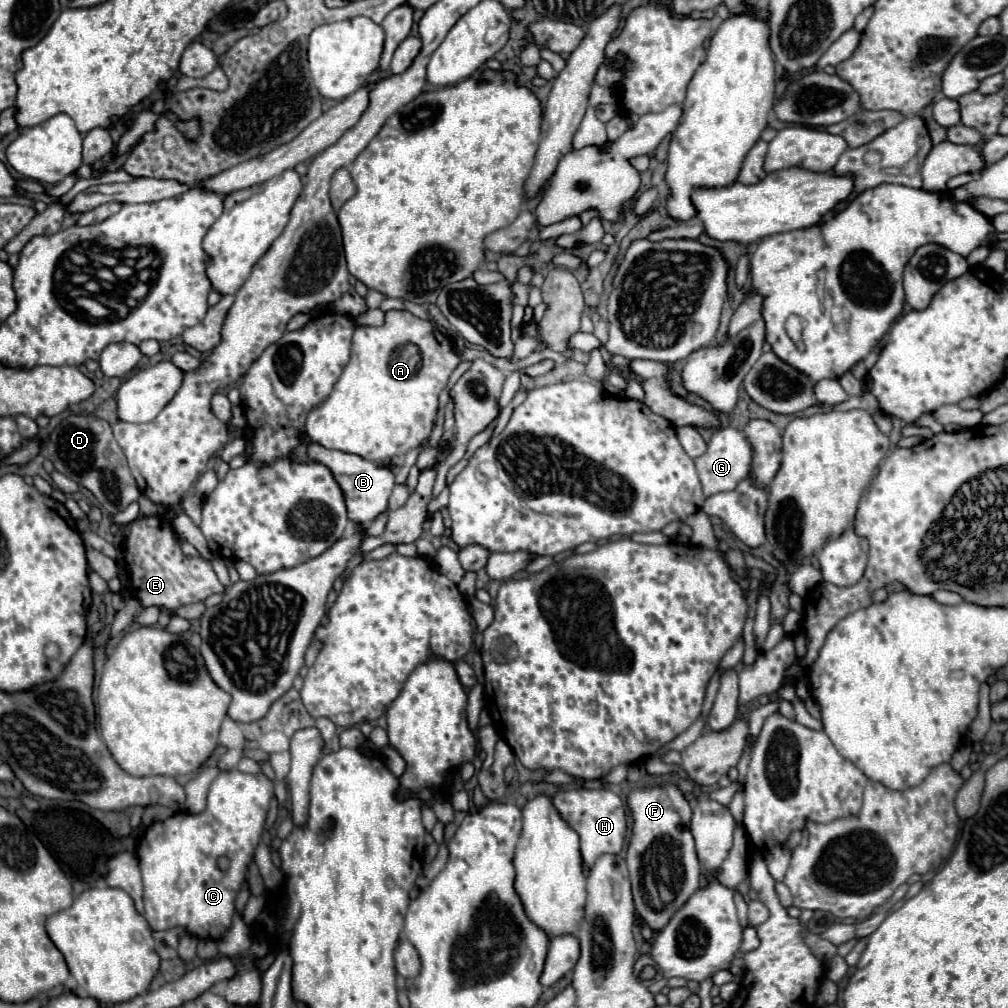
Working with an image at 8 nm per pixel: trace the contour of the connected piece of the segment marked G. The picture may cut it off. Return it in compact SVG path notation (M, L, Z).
M733 426L715 430L707 452L703 456L695 458L695 468L697 468L705 496L733 490L743 478L747 478L751 474L751 464L753 464L753 446L745 438L745 434Z

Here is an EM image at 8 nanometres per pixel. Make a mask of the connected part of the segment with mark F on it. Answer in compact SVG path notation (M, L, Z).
M677 786L633 790L627 802L633 814L633 838L627 850L627 868L631 874L635 908L653 930L661 930L699 888L701 864L695 856L691 834L683 830L683 824L691 820L691 806Z

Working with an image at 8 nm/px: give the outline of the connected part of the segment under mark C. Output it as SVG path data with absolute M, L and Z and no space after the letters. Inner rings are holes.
M239 770L219 772L213 780L209 794L207 794L207 808L201 814L175 814L165 822L153 824L147 828L139 848L139 866L143 874L145 886L145 920L155 930L169 930L169 928L185 928L189 934L199 938L211 938L229 930L233 914L235 914L235 900L245 880L245 870L249 860L253 858L253 850L261 838L263 822L267 816L269 800L273 796L273 782L265 774L243 774ZM227 858L229 864L221 868L219 860Z

